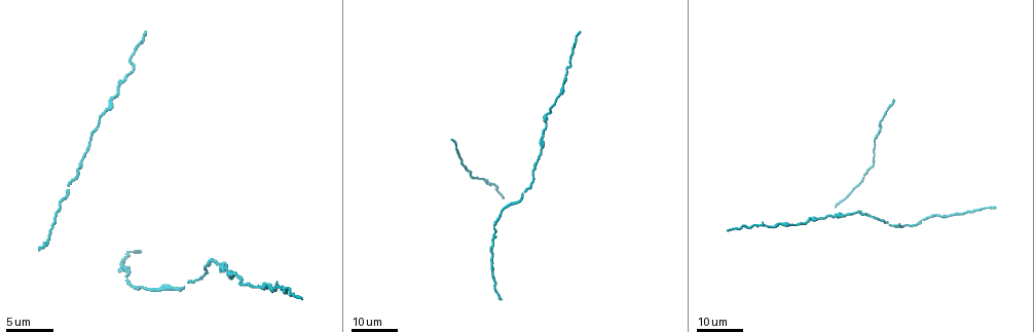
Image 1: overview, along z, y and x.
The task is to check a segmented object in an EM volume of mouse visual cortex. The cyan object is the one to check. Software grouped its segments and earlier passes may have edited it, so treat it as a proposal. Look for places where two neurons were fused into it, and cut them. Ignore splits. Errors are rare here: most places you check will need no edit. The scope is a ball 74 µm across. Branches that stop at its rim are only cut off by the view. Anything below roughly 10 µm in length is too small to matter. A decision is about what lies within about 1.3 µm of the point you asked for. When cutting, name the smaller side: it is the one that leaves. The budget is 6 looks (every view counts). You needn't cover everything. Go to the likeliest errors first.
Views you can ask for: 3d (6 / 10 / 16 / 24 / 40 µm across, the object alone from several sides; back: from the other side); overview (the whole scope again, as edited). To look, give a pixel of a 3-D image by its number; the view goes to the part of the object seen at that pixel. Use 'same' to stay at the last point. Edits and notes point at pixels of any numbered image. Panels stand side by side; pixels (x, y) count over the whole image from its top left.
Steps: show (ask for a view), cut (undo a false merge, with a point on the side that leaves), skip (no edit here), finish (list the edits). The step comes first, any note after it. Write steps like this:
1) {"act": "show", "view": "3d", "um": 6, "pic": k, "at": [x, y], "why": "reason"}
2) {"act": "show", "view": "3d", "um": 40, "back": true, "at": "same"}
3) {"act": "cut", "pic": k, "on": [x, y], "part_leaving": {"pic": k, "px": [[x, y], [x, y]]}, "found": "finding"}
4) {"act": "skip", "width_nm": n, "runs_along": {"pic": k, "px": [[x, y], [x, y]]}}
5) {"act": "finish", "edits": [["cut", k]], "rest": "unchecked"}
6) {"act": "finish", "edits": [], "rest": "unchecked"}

{"act": "show", "view": "3d", "um": 24, "pic": 1, "at": [833, 216], "why": "thick turns thin"}

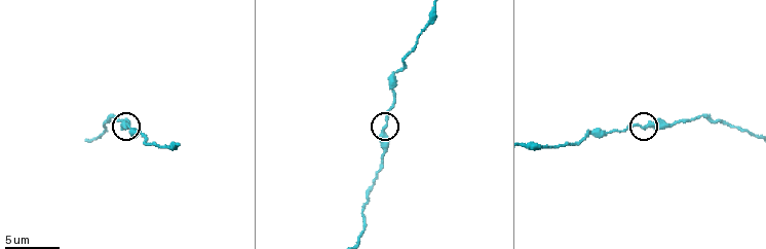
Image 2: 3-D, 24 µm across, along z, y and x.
{"act": "show", "view": "3d", "um": 6, "pic": 2, "at": [384, 127], "why": "zoom in"}

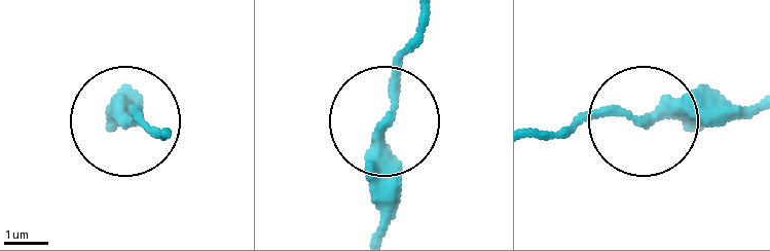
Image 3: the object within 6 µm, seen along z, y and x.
{"act": "skip", "runs_along": {"pic": 3, "px": [[754, 106], [598, 110], [533, 132]]}, "found": "continuous, no second neuron"}

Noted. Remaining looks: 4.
{"act": "show", "view": "3d", "um": 10, "pic": 2, "at": [401, 71], "why": "thick turns thin"}

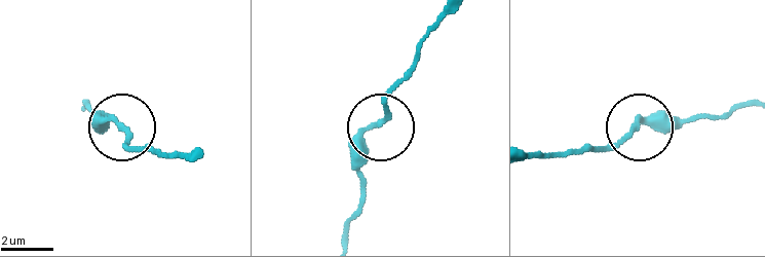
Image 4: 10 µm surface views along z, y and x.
{"act": "show", "view": "3d", "um": 10, "back": true, "pic": 4, "at": [381, 122]}

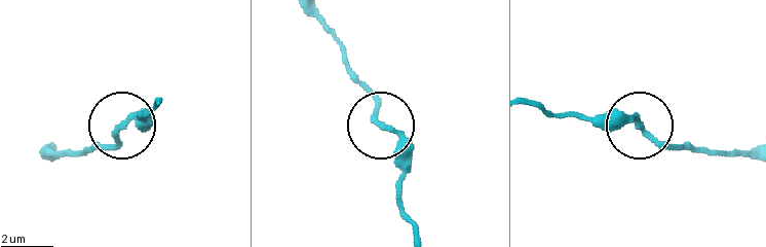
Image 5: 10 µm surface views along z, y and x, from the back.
{"act": "skip", "runs_along": {"pic": 5, "px": [[528, 100], [554, 113], [632, 120], [654, 138], [691, 151]]}, "found": "all the same neuron"}

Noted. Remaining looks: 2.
{"act": "show", "view": "3d", "um": 24, "pic": 1, "at": [784, 223], "why": "sudden change in width"}

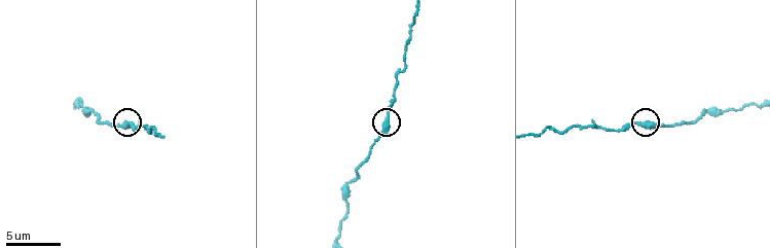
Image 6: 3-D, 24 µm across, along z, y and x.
{"act": "show", "view": "3d", "um": 10, "pic": 6, "at": [642, 122], "why": "zoom in"}

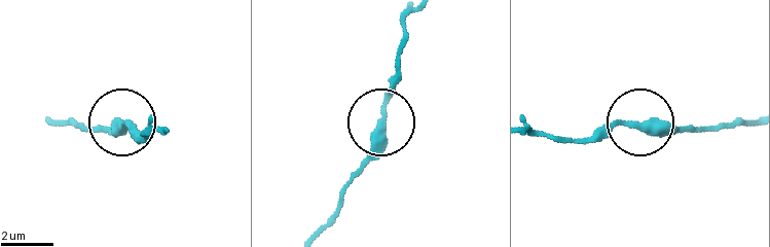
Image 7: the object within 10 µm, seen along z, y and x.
{"act": "skip", "width_nm": 350, "runs_along": {"pic": 7, "px": [[49, 118], [80, 129], [126, 122], [140, 142]]}, "found": "one neuron here"}

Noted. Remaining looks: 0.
{"act": "finish", "edits": [], "rest": "unchecked"}

